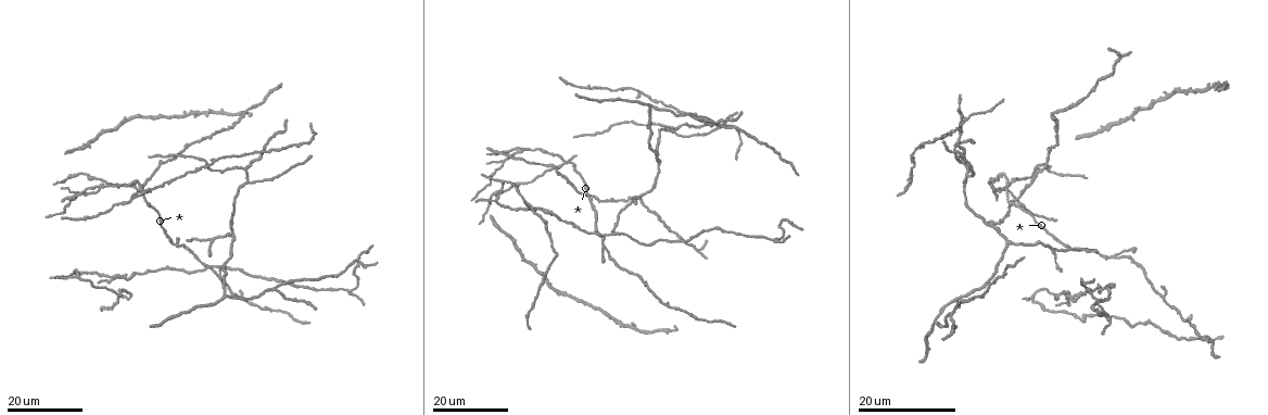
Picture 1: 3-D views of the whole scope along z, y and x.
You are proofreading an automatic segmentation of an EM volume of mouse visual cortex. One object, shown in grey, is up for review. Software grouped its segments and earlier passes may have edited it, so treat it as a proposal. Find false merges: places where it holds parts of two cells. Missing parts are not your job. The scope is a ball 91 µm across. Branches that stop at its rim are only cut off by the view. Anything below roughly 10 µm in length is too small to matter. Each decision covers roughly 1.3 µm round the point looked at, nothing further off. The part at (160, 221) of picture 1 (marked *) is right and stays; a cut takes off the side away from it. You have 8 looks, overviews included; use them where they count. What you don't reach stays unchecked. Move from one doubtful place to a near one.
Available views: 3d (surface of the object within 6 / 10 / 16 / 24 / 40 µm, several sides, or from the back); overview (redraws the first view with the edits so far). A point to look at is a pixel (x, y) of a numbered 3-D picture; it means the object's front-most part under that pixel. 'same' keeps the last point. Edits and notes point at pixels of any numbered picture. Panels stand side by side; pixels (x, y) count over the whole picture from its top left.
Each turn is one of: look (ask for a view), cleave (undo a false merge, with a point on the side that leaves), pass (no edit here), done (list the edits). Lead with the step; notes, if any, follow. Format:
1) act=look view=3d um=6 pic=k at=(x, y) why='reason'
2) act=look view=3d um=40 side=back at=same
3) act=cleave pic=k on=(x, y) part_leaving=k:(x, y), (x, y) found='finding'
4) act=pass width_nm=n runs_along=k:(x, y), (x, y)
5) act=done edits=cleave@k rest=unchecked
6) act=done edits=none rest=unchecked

act=look view=3d um=24 pic=1 at=(245, 167) why='a fork'

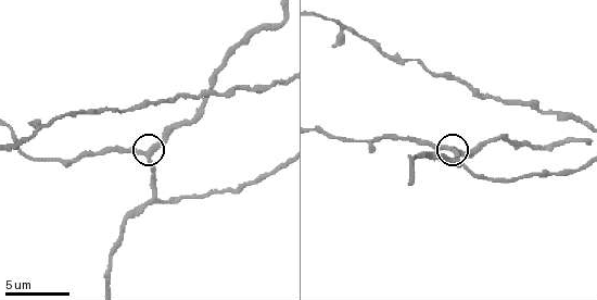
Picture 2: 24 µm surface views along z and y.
act=look view=3d um=10 pic=2 at=(148, 155)

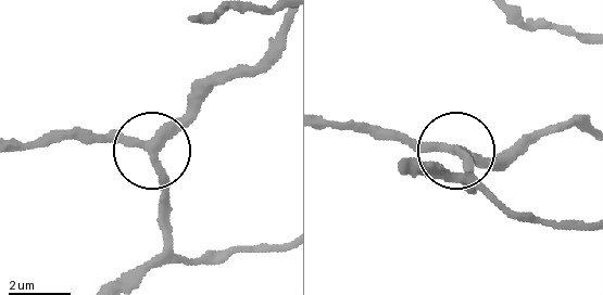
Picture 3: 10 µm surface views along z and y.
act=pass width_nm=280 found='continuous, no second cell'

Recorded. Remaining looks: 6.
act=look view=3d um=16 pic=1 at=(527, 149) why='looks like a crossing'

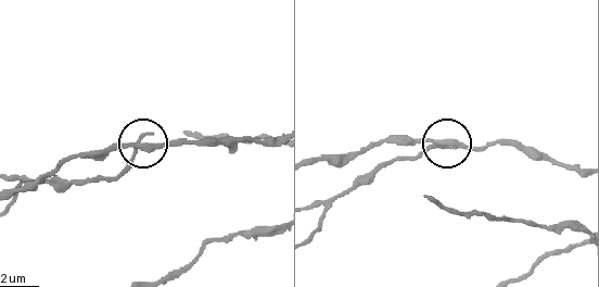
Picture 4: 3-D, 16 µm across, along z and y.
act=look view=3d um=10 pic=4 at=(135, 147) why='closer look'

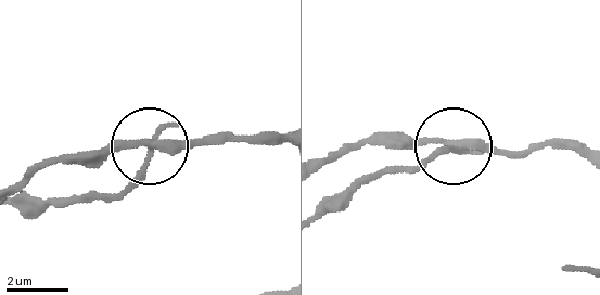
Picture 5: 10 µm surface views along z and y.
act=cleave pic=5 on=(133, 182) arms=4 part_leaving=5:(151, 149), (142, 169), (119, 190), (18, 200) found='a second cell is stuck on'

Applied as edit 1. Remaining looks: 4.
act=look view=3d um=16 pic=1 at=(1009, 183) why='three arms meet'

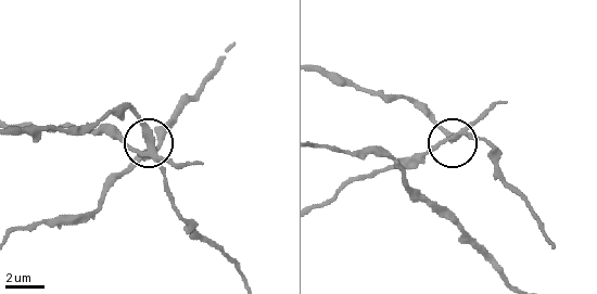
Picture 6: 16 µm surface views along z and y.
act=look view=3d um=10 pic=6 at=(144, 150)

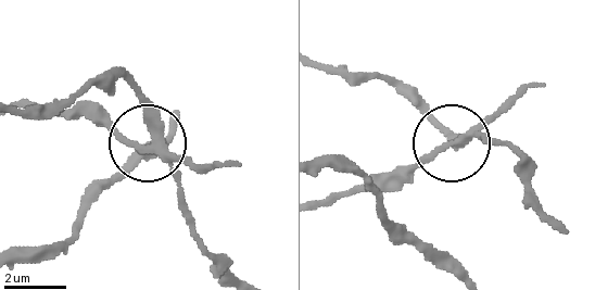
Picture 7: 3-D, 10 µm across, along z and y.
act=look view=3d um=6 pic=7 at=(451, 143) why='closer look'

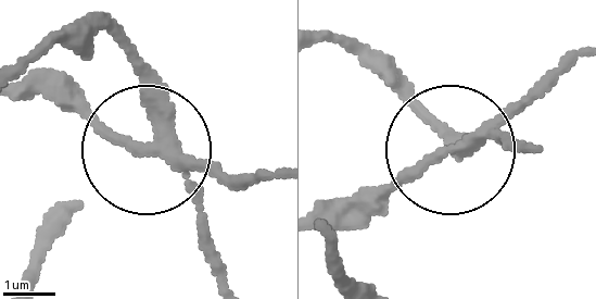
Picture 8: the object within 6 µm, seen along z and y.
act=cleave pic=8 on=(109, 137) arms=3 part_leaving=8:(166, 153), (14, 88) found='a second cell is stuck on'

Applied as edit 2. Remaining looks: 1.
act=done edits=cleave@5,cleave@8 rest=unchecked

